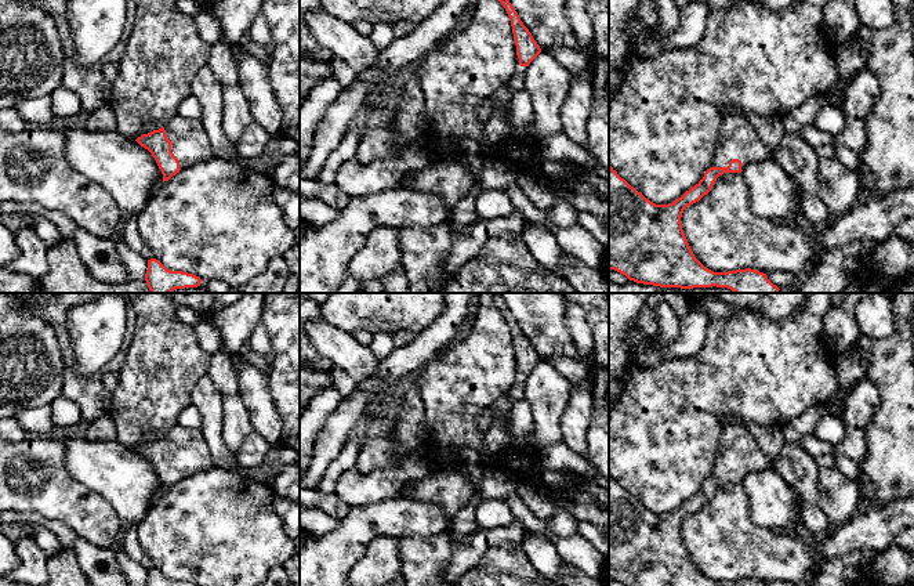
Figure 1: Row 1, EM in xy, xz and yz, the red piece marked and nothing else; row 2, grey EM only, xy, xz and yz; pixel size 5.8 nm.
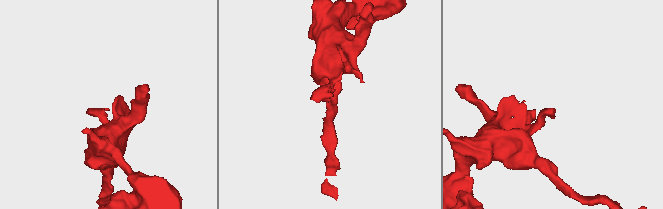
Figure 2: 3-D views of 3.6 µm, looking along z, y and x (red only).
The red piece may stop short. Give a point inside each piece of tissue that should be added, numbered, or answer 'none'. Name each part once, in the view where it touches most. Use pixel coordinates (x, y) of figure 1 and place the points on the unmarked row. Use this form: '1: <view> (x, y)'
1: xy (191, 454)

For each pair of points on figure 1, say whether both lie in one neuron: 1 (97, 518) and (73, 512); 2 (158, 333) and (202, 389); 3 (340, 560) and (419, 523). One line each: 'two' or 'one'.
1: one
2: two
3: one

